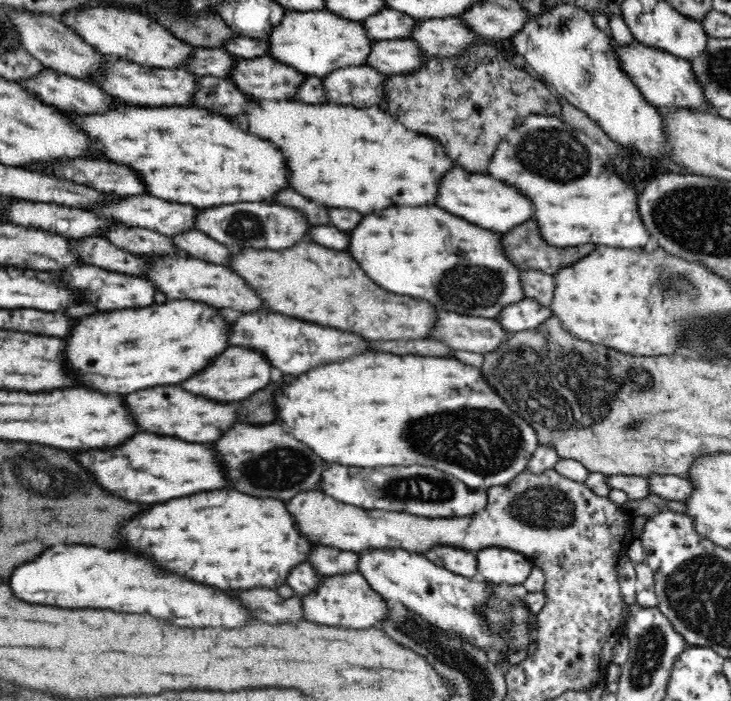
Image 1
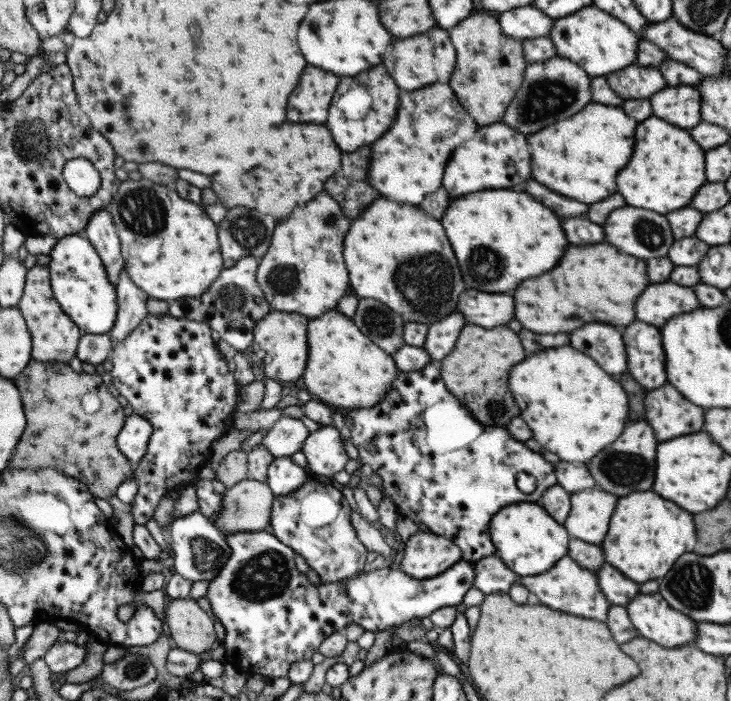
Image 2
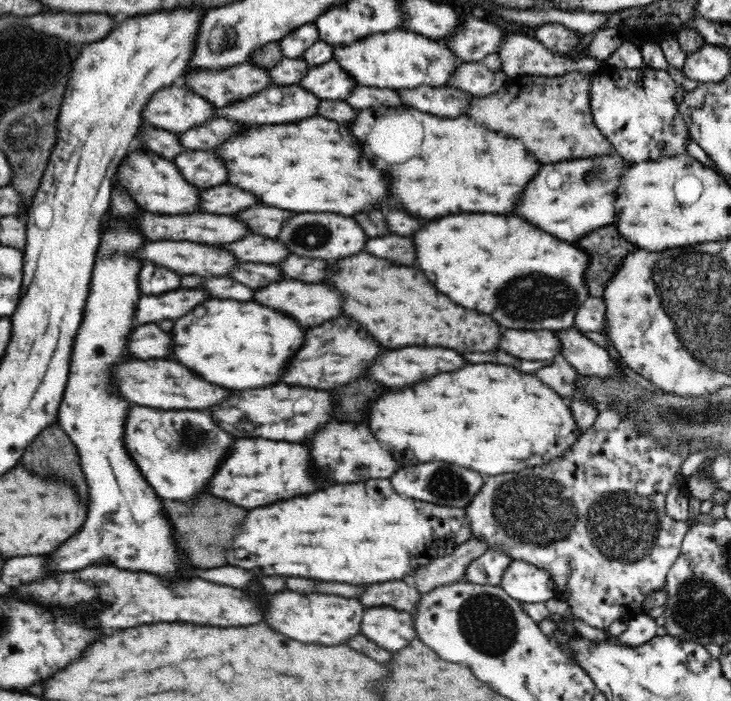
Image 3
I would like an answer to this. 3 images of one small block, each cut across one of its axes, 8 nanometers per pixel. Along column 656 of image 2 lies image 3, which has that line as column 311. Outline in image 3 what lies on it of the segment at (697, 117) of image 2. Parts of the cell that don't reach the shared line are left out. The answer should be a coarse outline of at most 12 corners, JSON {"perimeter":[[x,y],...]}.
{"perimeter":[[272,84],[214,108],[248,126],[316,116],[320,98],[302,86]]}

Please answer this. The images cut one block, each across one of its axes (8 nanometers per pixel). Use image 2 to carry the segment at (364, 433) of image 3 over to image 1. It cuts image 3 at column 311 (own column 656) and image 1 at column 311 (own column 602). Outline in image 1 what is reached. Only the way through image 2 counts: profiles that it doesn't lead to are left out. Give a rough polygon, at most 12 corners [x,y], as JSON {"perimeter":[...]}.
{"perimeter":[[280,424],[214,442],[234,490],[320,492],[328,462]]}

